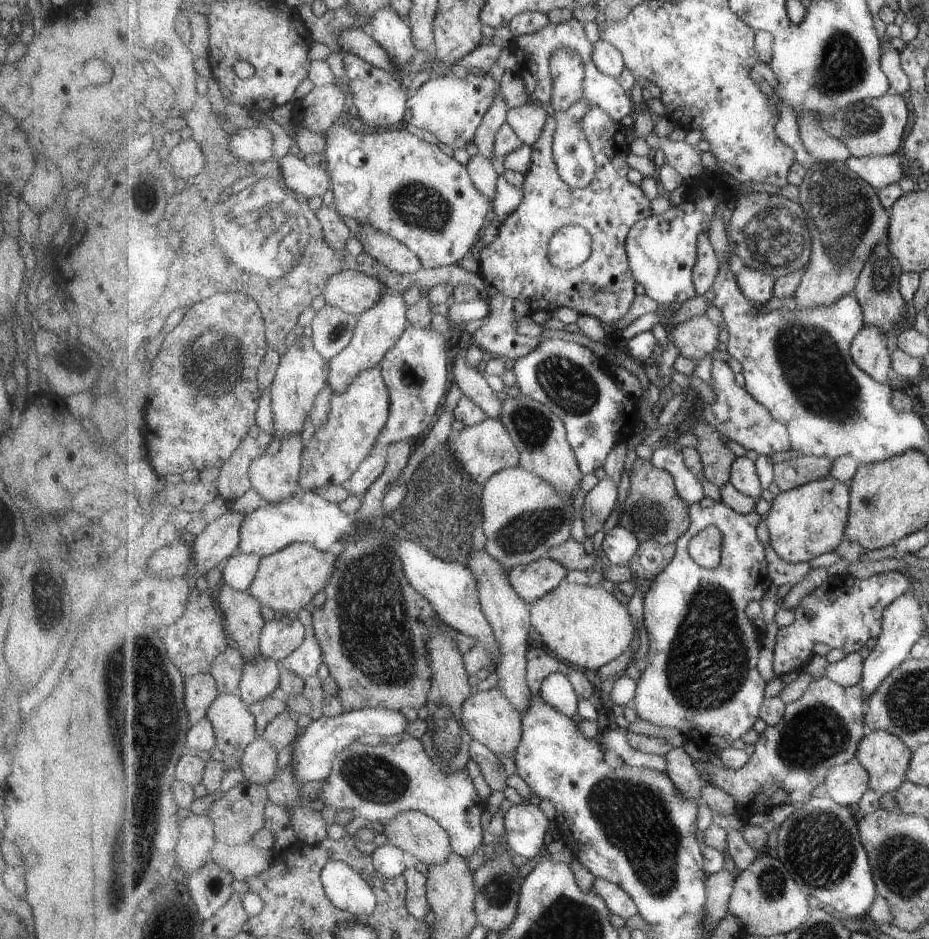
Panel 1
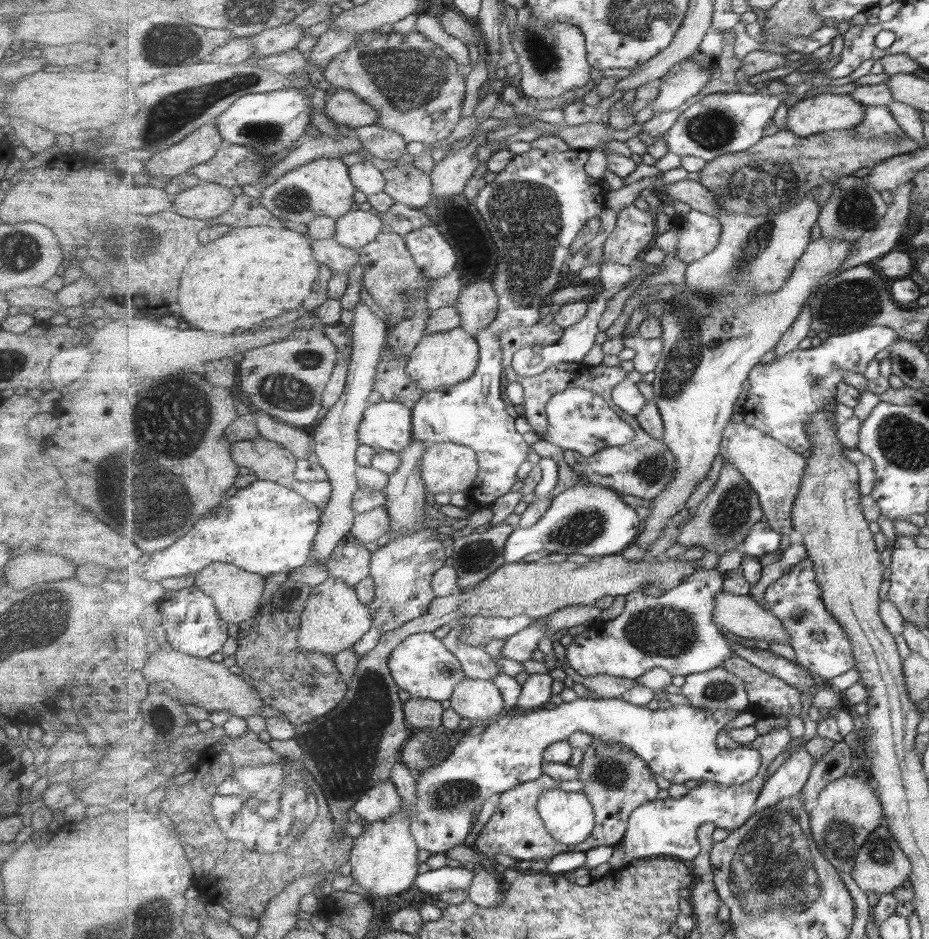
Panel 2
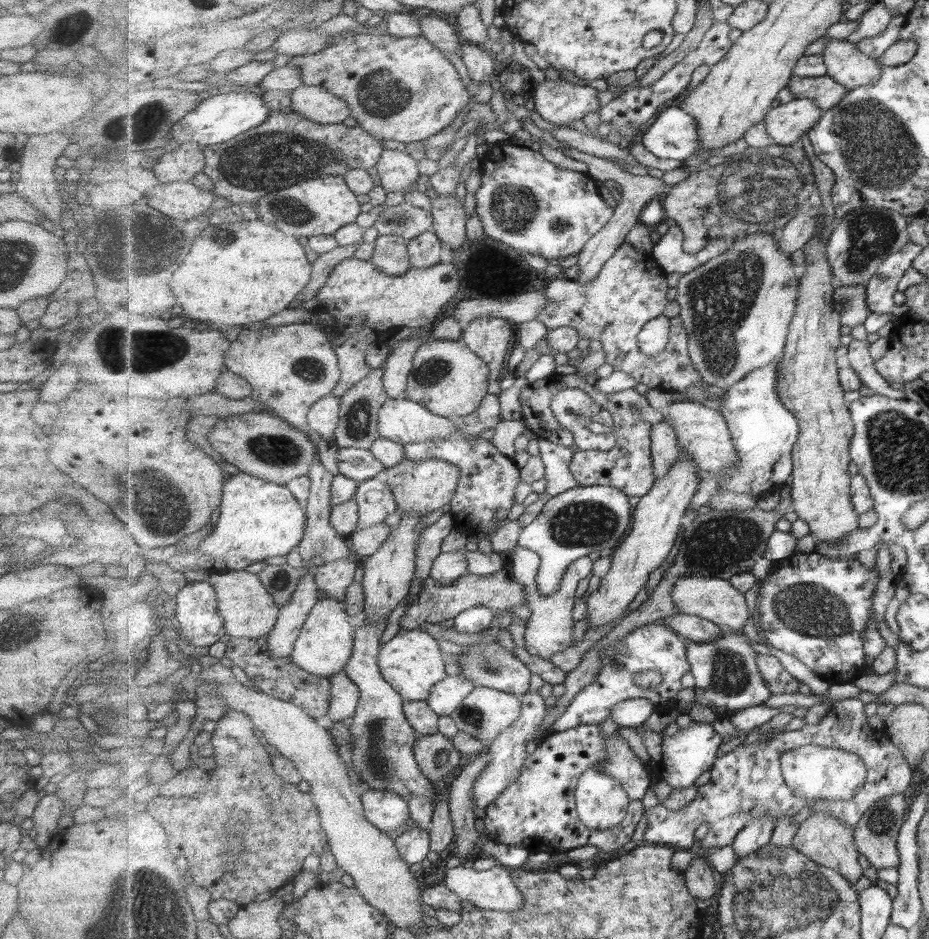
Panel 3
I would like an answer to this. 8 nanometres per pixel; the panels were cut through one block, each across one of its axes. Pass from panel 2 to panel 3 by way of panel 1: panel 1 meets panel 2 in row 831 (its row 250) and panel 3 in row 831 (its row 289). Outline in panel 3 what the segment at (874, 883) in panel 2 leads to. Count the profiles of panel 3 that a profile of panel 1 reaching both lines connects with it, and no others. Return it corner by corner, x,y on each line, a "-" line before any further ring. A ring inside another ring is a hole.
903,793
893,794
893,796
877,800
865,812
865,816
861,818
857,828
855,828
856,844
860,855
864,855
878,873
884,869
898,868
901,865
898,838
908,814
909,802
907,802
907,798

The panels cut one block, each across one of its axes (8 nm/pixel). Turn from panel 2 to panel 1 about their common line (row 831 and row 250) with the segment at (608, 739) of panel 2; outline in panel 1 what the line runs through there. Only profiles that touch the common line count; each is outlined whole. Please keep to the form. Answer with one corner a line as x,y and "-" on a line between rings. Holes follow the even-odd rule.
346,122
332,124
326,137
326,166
332,180
336,209
350,223
371,224
377,231
407,244
428,269
458,265
470,255
471,248
481,240
493,203
473,186
467,165
447,156
437,143
425,142
405,128
363,134
351,130

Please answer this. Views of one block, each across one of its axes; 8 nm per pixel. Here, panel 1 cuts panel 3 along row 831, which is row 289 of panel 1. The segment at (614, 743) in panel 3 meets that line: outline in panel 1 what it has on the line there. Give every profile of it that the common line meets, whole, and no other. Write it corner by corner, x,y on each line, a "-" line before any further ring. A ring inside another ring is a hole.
557,50
552,58
552,74
555,93
551,106
554,110
566,111
575,103
587,107
583,127
598,167
593,182
585,189
571,188
567,182
563,182
553,150
558,124
555,117
549,118
543,136
537,144
533,144
532,167
525,175
522,186
525,194
523,202
501,223
494,240
480,251
479,267
486,282
490,316
473,336
488,355
515,361
527,356
540,343
533,337
517,332
519,318
539,311
549,313
559,307
569,307
580,315
595,316
610,328
629,314
637,298
637,279
631,270
626,242
637,222
653,216
651,200
628,177
632,169
628,163
631,153
628,128
600,106
584,100
583,54
575,50
-
571,224
583,226
591,234
593,252
581,266
563,271
551,264
548,243
563,226

